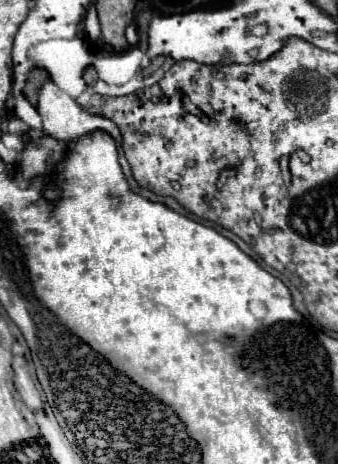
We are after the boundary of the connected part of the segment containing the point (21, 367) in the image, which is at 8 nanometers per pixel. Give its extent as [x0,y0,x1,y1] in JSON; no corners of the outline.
[13,356,43,410]

